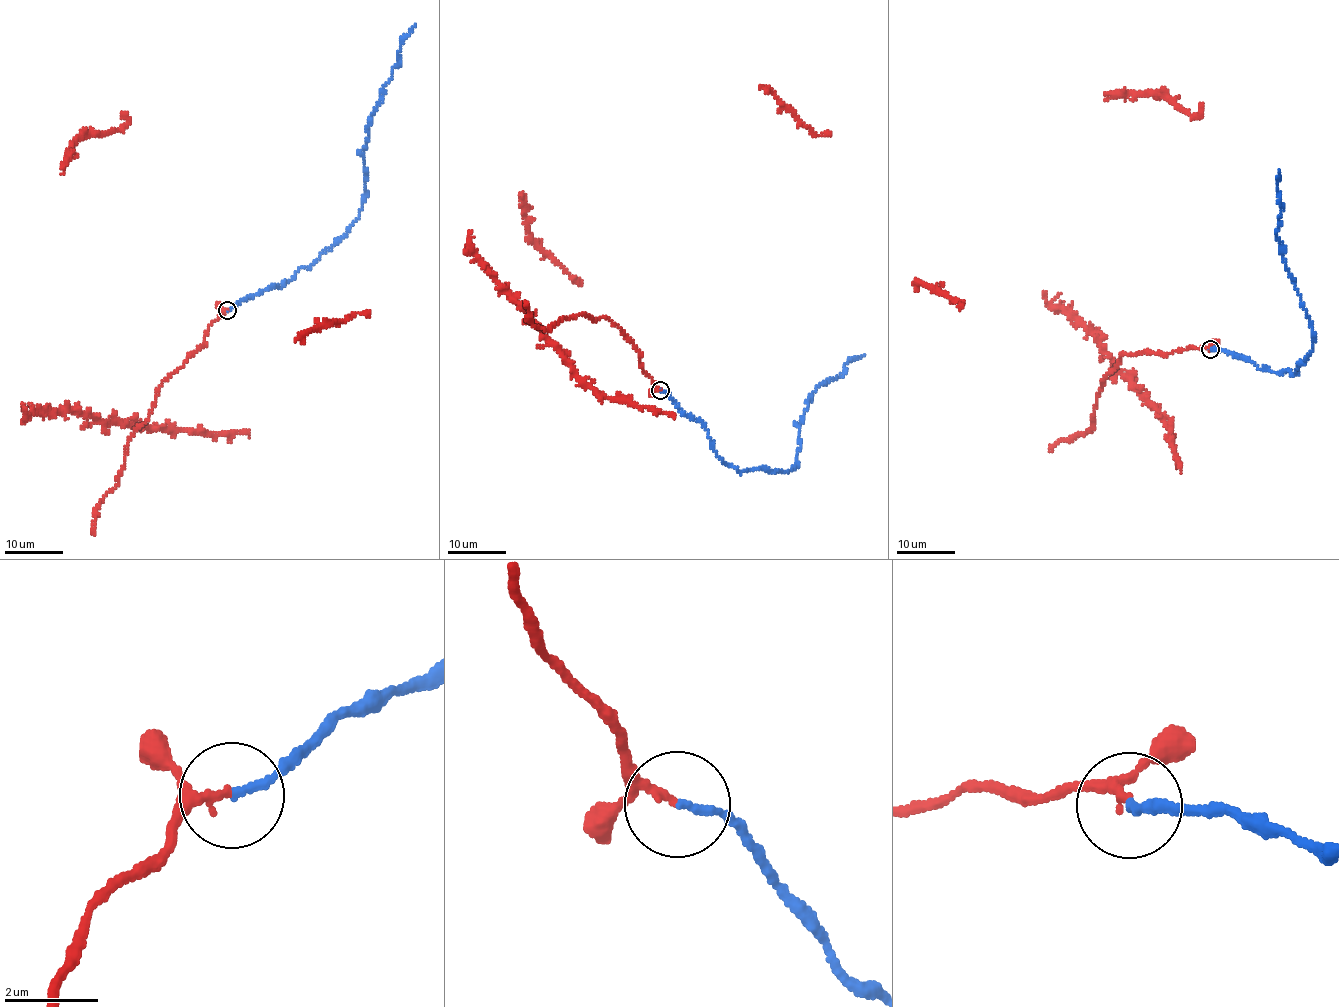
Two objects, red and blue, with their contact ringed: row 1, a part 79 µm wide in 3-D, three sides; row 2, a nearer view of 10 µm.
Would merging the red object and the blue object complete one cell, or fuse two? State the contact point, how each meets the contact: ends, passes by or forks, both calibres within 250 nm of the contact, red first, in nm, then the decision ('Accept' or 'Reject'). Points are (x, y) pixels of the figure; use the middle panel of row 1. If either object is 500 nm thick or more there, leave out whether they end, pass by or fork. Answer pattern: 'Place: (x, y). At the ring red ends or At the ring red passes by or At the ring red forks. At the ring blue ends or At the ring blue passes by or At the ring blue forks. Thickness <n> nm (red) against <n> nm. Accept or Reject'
Place: (660, 390). At the ring red passes by. At the ring blue ends. Thickness 130 nm (red) against 170 nm. Accept

